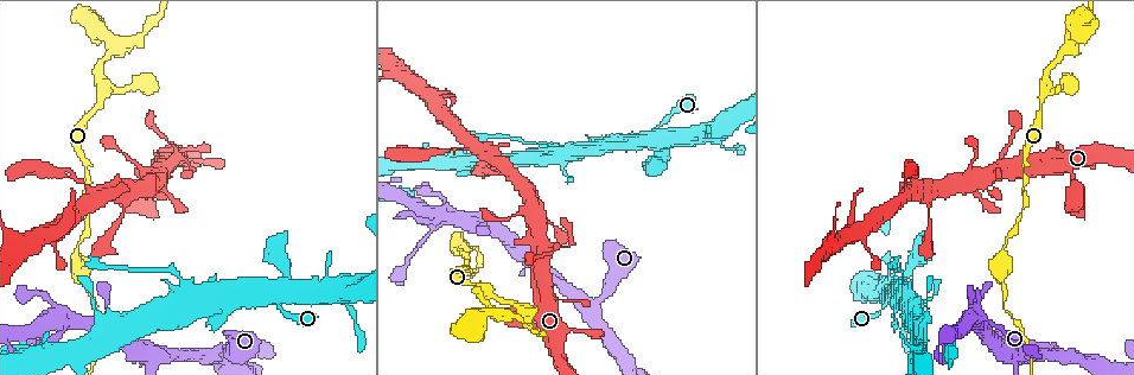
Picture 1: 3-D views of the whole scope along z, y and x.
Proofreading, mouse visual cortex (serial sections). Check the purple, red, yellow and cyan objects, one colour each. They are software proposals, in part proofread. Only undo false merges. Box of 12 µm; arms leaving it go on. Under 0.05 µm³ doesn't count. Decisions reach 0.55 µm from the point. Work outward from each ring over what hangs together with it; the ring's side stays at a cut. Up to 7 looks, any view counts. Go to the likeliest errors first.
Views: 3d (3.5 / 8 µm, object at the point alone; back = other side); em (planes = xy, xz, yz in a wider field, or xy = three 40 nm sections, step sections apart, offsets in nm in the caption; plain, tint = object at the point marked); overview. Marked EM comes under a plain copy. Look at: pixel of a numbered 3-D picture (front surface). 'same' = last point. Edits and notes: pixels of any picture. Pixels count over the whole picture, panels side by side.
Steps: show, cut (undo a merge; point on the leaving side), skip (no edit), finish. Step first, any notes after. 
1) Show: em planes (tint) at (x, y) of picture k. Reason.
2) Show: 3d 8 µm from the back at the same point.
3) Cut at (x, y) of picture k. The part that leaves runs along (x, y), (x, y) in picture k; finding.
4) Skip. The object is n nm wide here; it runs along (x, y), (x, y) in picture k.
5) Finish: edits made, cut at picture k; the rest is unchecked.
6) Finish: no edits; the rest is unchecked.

Show: 3d 3.5 µm from the back at (1044, 95) of picture 1. Branch point.

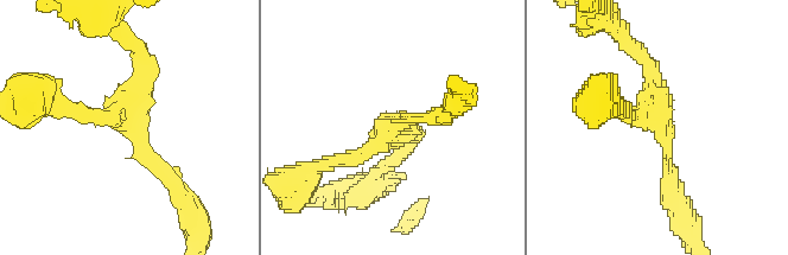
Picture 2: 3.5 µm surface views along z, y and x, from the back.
Show: em xy step 5 (tint) at (391, 128) of picture 2. 3 arms meet here; the arms are 150, 200, 250 nm wide; need the tissue.

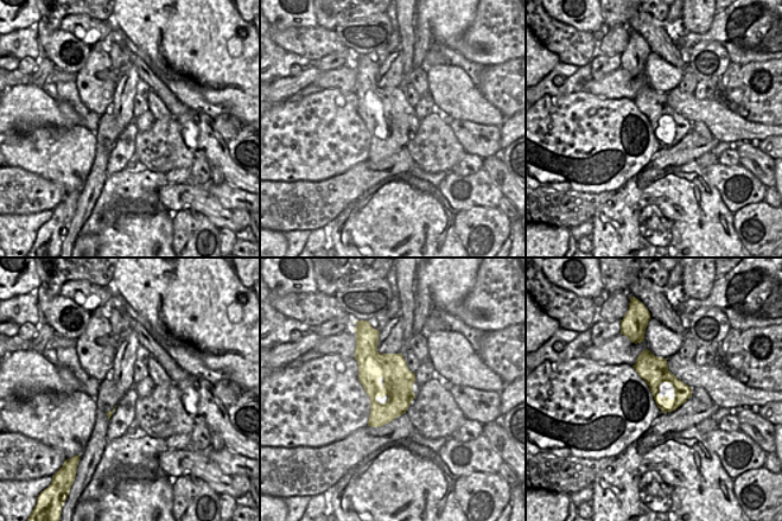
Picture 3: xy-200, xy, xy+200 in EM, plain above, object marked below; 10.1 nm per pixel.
Skip. It runs along (173, 187), (122, 121), (140, 56) in picture 2; all the same cell.

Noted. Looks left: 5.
Show: 3d 8 µm at (206, 302) of picture 1. Sharp bend.

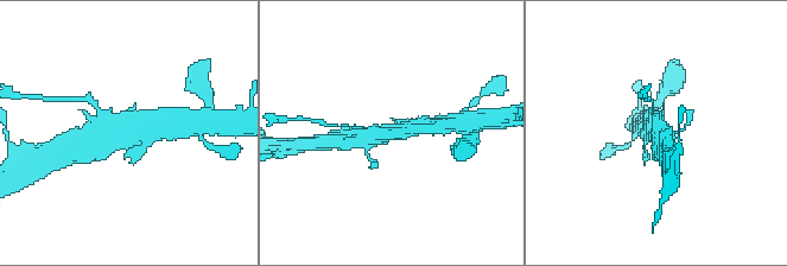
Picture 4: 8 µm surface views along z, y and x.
Show: em planes (tint) at (123, 134) of picture 4.

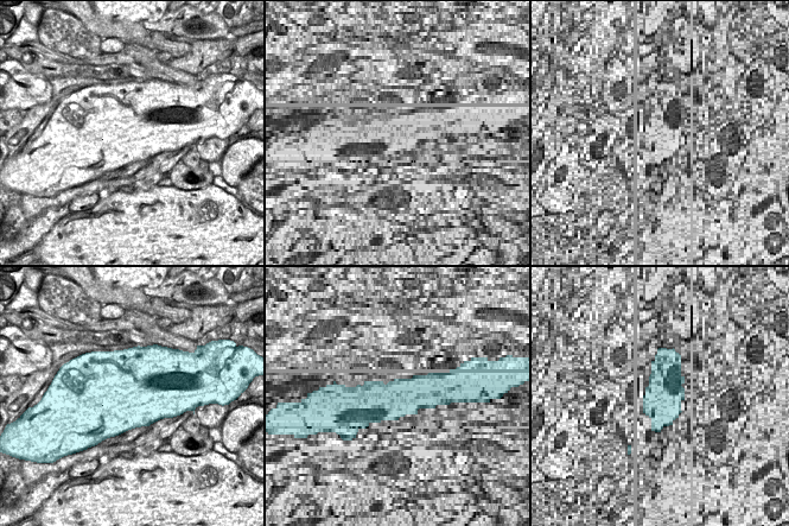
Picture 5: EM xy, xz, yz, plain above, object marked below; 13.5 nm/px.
Skip. It runs along (423, 126), (373, 137), (355, 137) in picture 4; one cell here.

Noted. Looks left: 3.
Show: 3d 8 µm at (525, 210) of picture 1. Four or more arms meet.

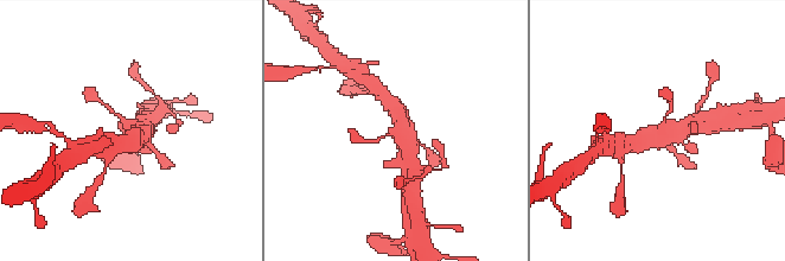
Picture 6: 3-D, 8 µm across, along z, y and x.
Show: em xy step 2 (tint) at (397, 136) of picture 6.

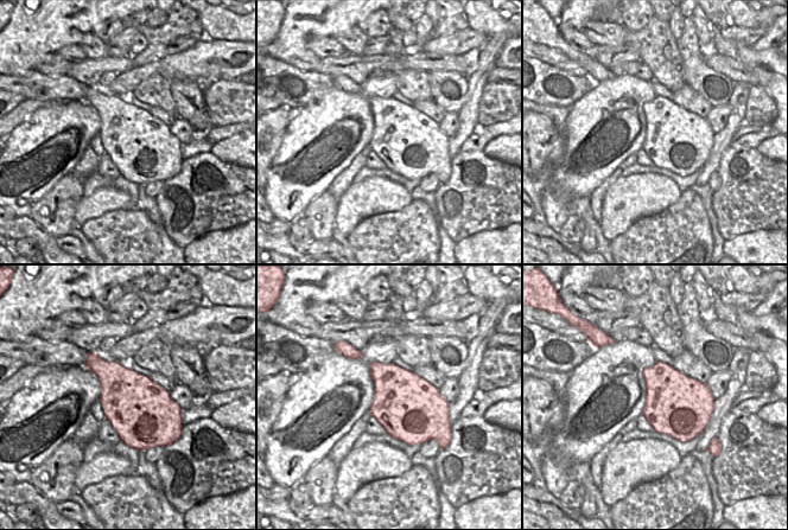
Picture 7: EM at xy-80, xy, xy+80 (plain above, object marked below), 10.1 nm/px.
Skip. It runs along (410, 163), (400, 118), (391, 104) in picture 6; all the same cell.

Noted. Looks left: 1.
Finish: no edits; the rest is unchecked.

